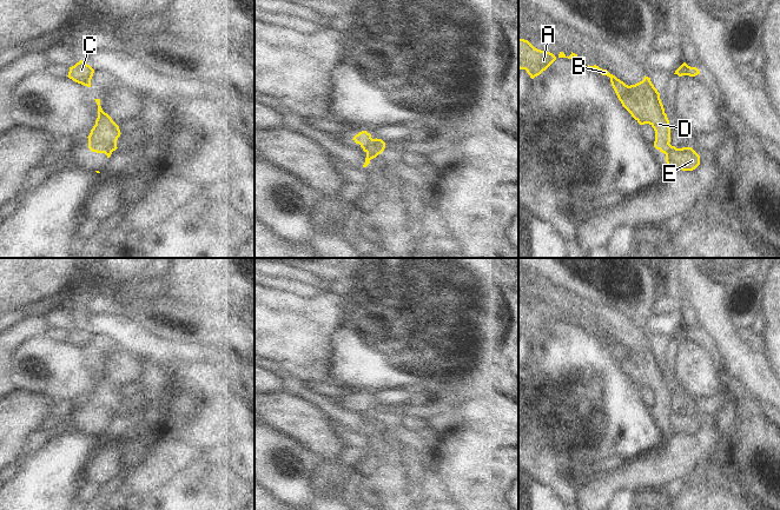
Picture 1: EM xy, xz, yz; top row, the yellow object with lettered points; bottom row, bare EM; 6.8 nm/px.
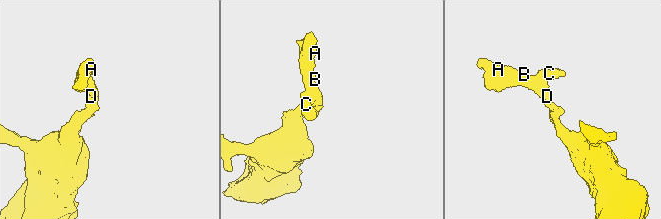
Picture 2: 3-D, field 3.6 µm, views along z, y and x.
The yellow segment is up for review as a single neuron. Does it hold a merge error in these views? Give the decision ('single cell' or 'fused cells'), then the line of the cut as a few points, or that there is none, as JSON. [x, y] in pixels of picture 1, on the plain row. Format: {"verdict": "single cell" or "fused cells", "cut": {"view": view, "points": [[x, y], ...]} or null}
{"verdict": "single cell", "cut": null}

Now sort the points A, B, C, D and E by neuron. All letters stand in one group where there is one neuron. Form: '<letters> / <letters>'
A B C D E

